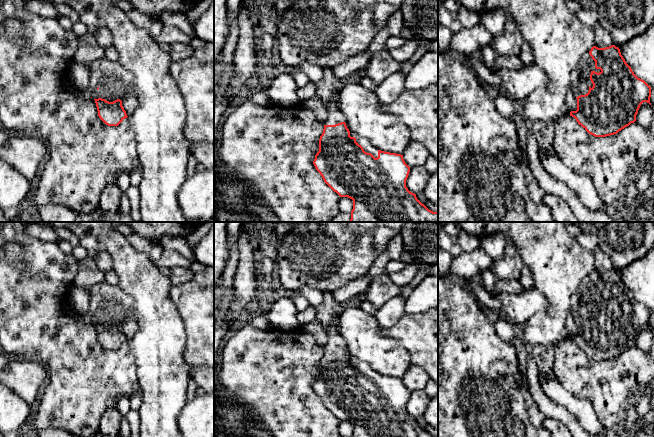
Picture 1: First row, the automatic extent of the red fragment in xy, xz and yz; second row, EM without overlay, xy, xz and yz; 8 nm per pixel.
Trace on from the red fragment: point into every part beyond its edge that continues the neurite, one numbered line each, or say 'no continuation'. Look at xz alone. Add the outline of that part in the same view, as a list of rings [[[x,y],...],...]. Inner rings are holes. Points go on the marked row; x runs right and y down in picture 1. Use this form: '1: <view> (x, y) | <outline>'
1: xz (325, 90) | [[[323,67],[324,76],[320,84],[316,85],[316,97],[319,97],[326,103],[328,112],[327,119],[323,122],[324,125],[335,125],[347,120],[345,115],[339,109],[338,104],[333,101],[335,95],[335,87],[339,82],[333,73],[333,67]],[[348,128],[349,129],[349,128]],[[350,129],[350,136],[356,138],[356,142],[361,145],[365,152],[371,153],[375,158],[378,157],[378,149],[374,147],[368,139],[360,137],[358,134],[352,132]]]

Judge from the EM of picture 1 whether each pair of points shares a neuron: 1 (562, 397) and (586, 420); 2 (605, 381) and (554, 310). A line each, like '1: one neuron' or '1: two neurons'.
1: one neuron
2: two neurons

